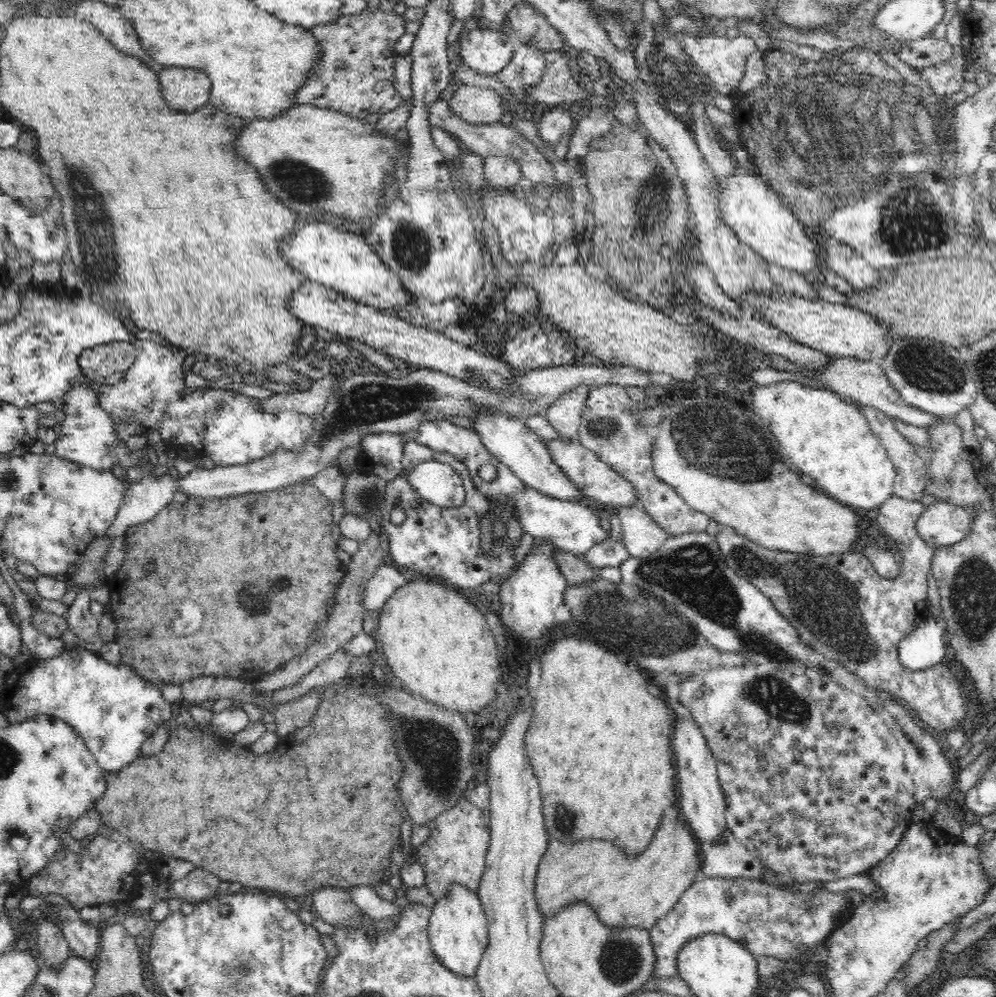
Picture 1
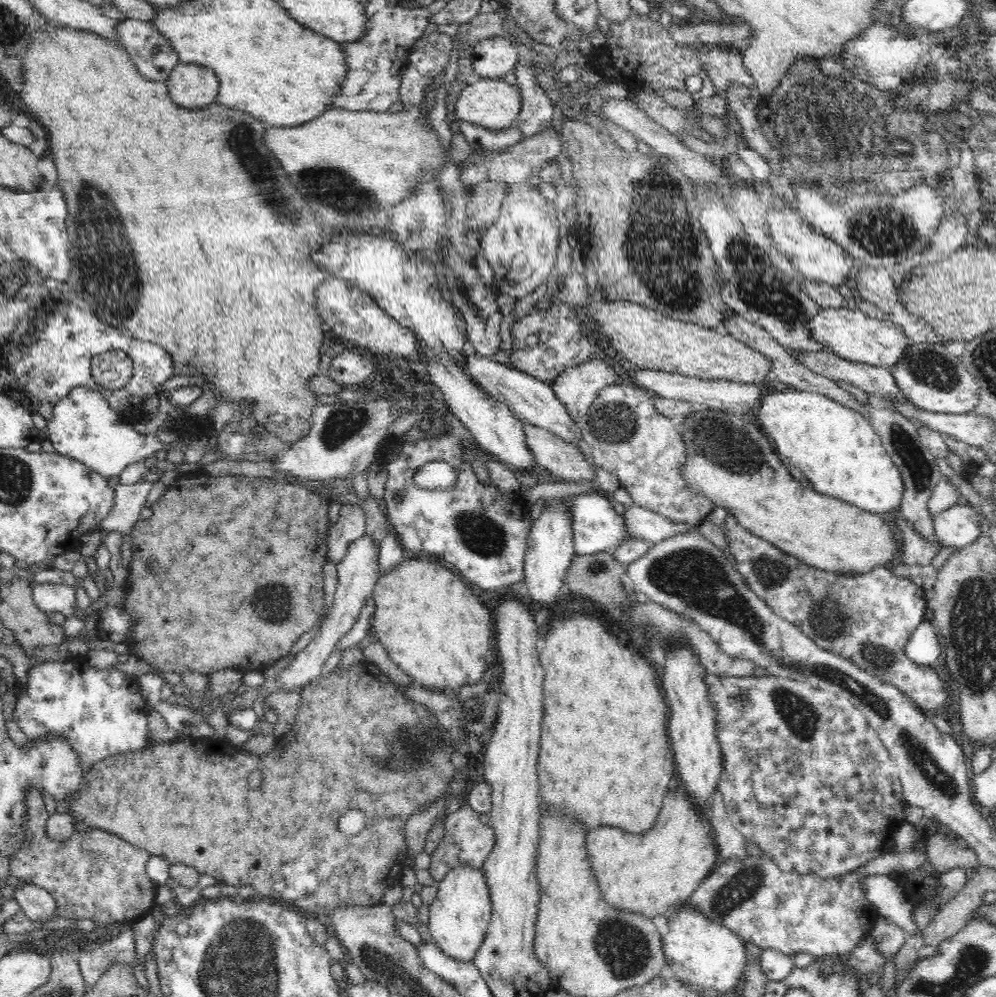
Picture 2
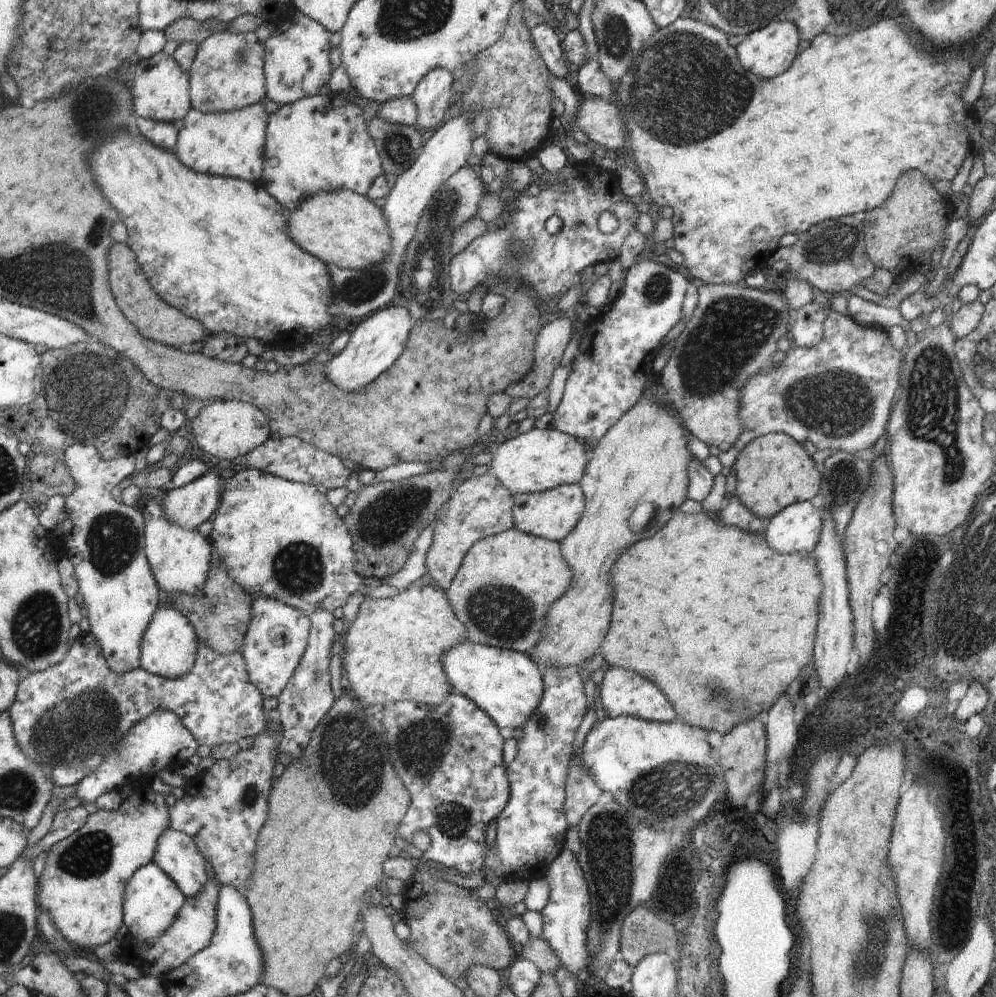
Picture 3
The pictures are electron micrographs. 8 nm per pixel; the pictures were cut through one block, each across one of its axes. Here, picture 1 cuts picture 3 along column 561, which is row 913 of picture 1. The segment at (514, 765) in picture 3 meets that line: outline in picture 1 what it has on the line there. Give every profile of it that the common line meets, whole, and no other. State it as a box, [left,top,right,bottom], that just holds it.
[650,877,855,980]

